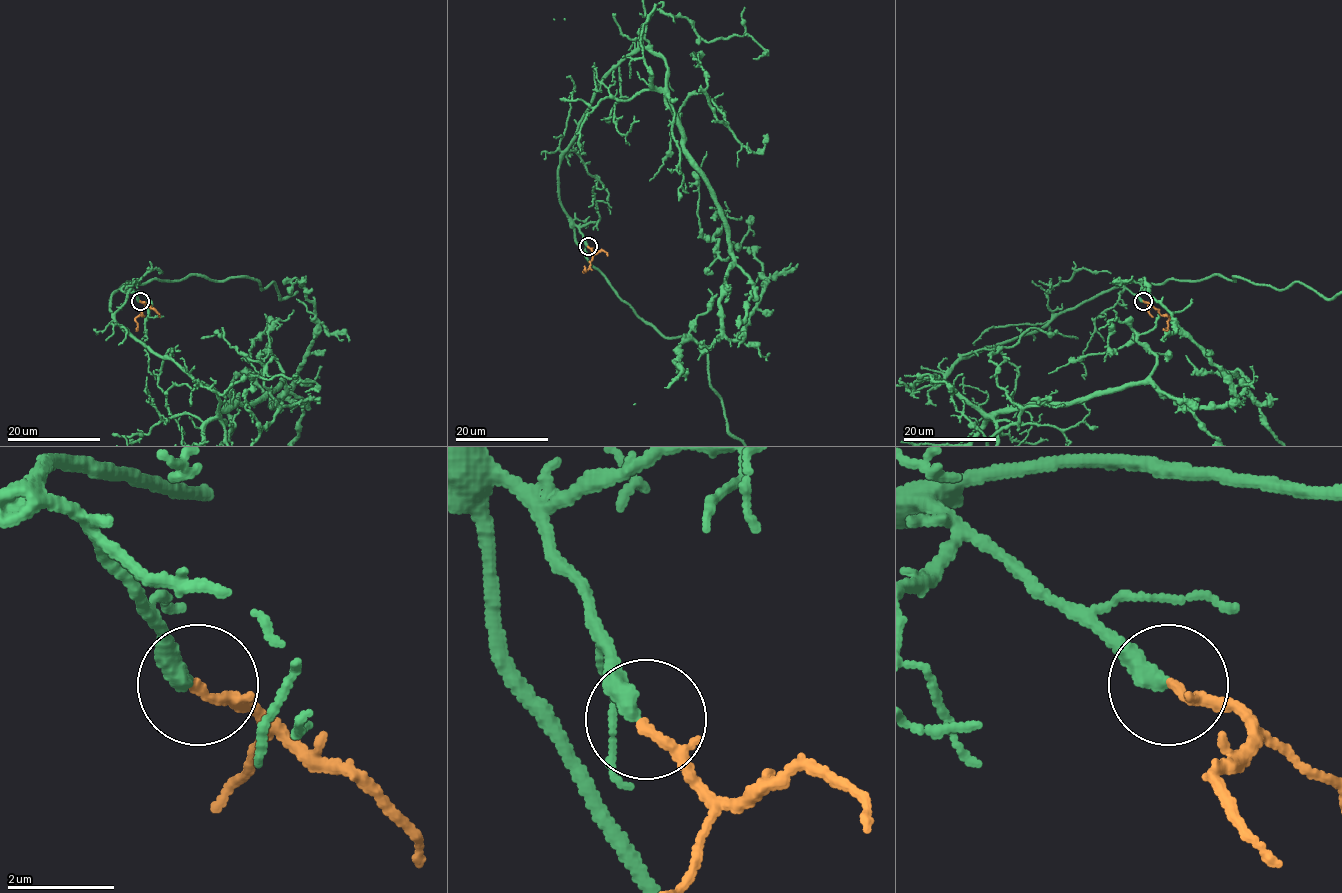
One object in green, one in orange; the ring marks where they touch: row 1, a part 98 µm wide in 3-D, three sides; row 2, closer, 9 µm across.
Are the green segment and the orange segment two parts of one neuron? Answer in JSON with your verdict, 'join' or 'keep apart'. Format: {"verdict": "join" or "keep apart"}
{"verdict": "join"}

